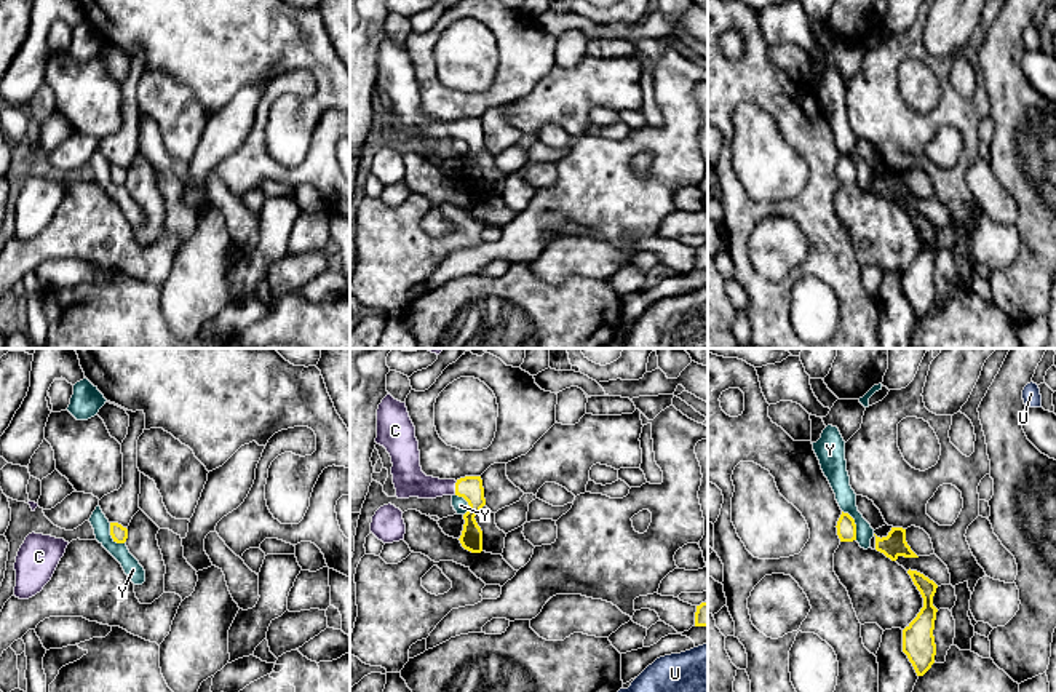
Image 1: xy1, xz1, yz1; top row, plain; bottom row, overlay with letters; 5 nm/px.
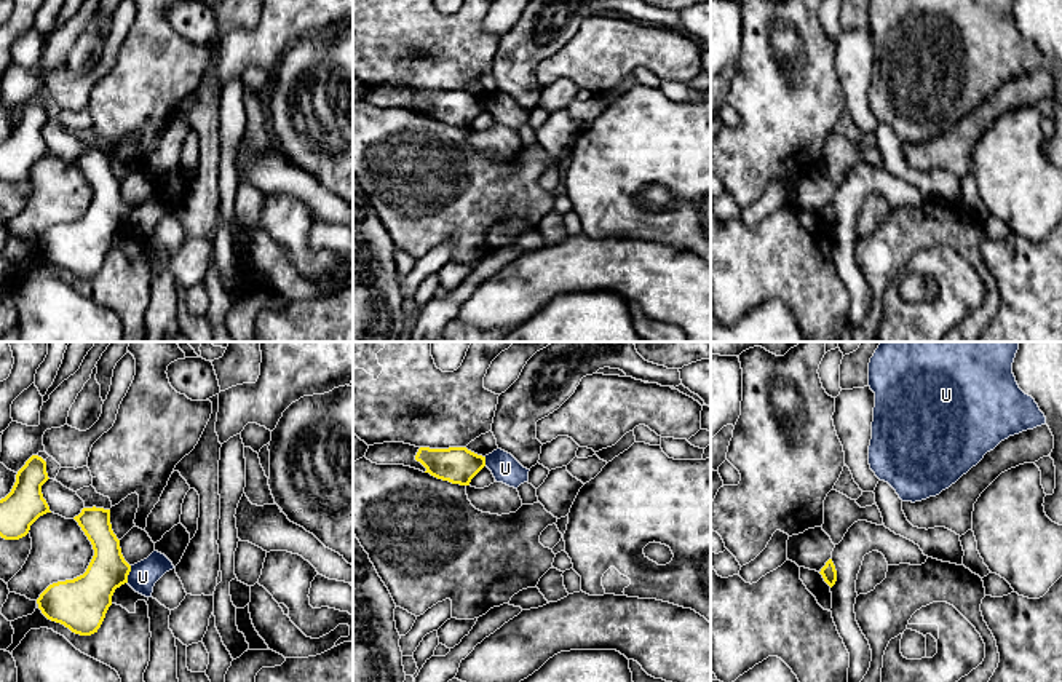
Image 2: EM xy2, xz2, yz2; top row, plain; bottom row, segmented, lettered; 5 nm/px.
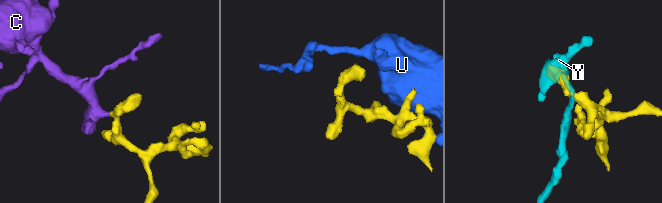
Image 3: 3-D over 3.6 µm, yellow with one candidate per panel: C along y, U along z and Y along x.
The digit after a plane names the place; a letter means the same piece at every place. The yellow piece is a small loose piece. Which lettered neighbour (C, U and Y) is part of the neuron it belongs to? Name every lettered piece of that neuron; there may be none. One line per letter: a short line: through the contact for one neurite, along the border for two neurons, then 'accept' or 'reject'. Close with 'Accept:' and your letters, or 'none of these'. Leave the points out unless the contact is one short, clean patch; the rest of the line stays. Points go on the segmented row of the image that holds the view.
C: line xz1 (470, 488), (456, 488), (425, 488), (409, 480); accept
U: line xy2 (131, 566), (126, 582); reject
Y: reject
Accept: C

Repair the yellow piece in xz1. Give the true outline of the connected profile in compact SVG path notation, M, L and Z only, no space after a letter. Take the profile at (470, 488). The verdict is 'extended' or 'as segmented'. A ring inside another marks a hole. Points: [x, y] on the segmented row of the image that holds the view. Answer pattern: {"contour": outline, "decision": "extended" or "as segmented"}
{"contour": "M390 393L377 409L375 443L383 446L391 457L391 475L398 499L459 495L468 502L470 508L463 515L465 524L459 540L465 550L481 553L482 531L474 519L486 505L481 476L465 476L457 481L427 476L420 467L415 427L406 403L395 400Z", "decision": "extended"}

